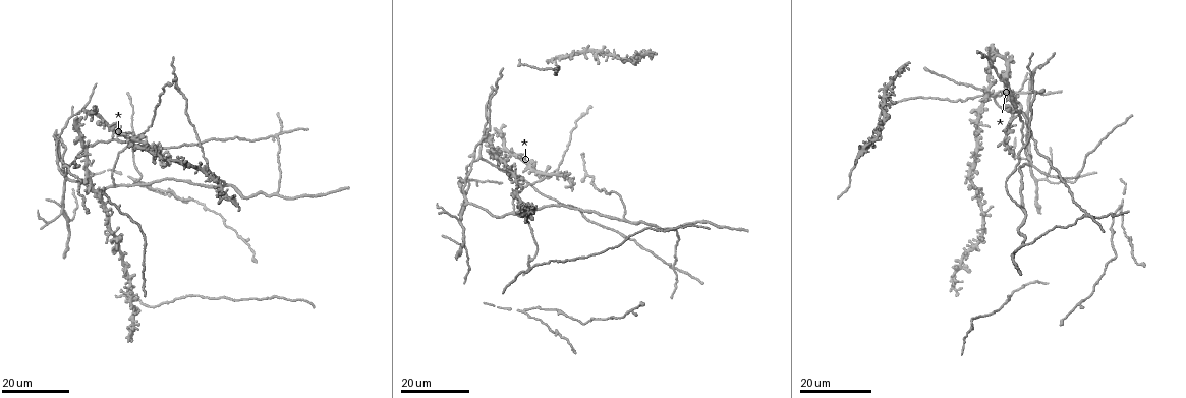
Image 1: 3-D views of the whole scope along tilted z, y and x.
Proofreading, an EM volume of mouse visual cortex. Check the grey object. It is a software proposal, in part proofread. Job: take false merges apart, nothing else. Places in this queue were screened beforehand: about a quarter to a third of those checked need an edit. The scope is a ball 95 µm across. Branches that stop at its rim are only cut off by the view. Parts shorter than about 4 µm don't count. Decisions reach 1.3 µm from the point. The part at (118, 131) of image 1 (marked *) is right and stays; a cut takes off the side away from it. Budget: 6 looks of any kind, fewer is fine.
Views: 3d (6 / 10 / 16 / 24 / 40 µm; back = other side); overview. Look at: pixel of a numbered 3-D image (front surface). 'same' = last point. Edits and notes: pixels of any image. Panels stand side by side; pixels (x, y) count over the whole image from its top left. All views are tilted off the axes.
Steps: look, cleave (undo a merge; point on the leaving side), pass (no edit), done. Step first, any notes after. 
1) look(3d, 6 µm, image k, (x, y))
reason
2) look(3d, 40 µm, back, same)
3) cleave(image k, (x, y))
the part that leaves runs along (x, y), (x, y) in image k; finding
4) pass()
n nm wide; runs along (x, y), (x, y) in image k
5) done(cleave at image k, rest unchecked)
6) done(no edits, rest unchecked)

look(3d, 24 µm, image 1, (473, 160))

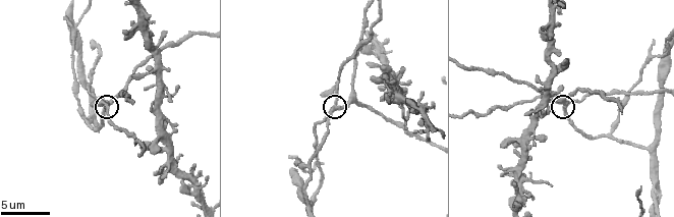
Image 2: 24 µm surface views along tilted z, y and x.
look(3d, 10 µm, image 2, (338, 107))

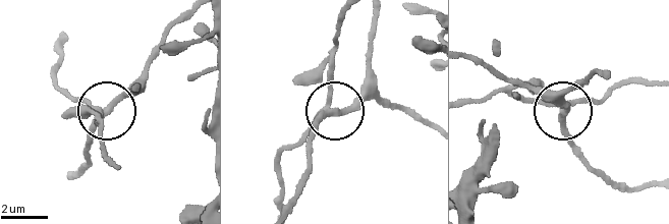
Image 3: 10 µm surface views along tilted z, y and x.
cleave(image 3, (72, 110))
4 arms; the part that leaves runs along (325, 105), (339, 15) in image 3; a second neuron is stuck on

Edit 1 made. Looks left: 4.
look(overview)

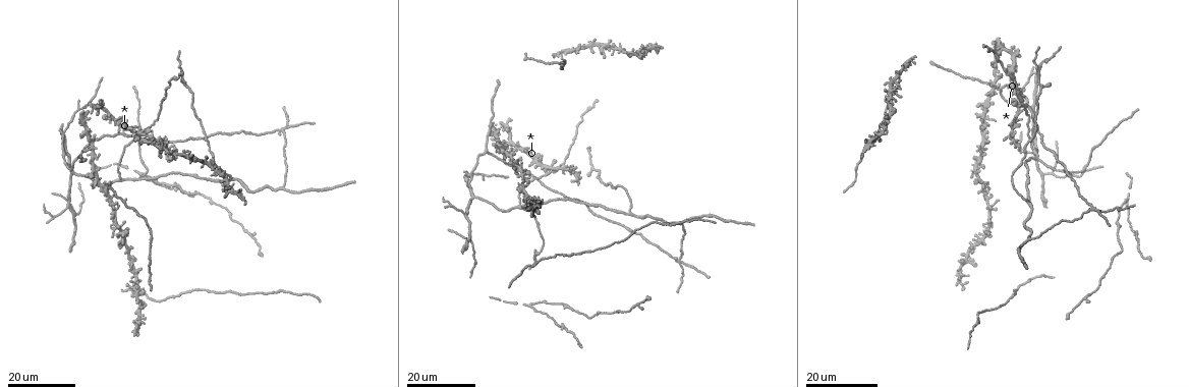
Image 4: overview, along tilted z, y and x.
look(3d, 16 µm, image 4, (676, 261))
four-way junction

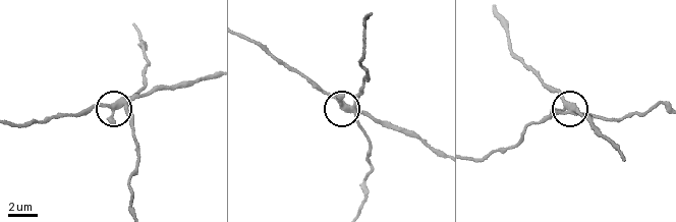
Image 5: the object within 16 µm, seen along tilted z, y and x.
look(3d, 6 µm, image 5, (347, 106))
closer look

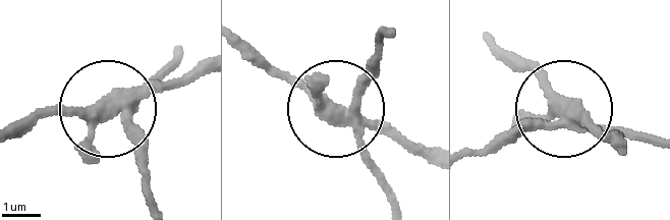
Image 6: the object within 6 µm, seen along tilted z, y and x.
pass()
340 nm wide; runs along (149, 198), (112, 114), (161, 76) in image 6; continuous, no second neuron

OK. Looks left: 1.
done(cleave at image 3, rest unchecked)

